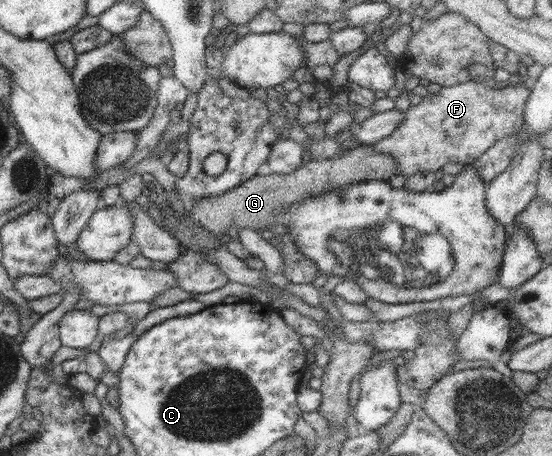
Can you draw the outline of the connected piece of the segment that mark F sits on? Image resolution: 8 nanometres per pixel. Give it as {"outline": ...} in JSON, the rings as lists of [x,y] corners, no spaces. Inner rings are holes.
{"outline":[[[472,79],[450,87],[441,86],[435,94],[428,93],[419,105],[411,105],[403,113],[403,119],[390,137],[374,144],[376,153],[388,153],[394,157],[398,171],[404,177],[418,172],[437,172],[446,163],[473,164],[479,155],[494,146],[500,139],[520,130],[525,123],[525,108],[530,95],[530,88],[521,81],[516,86],[496,88],[487,86],[482,80]]]}

